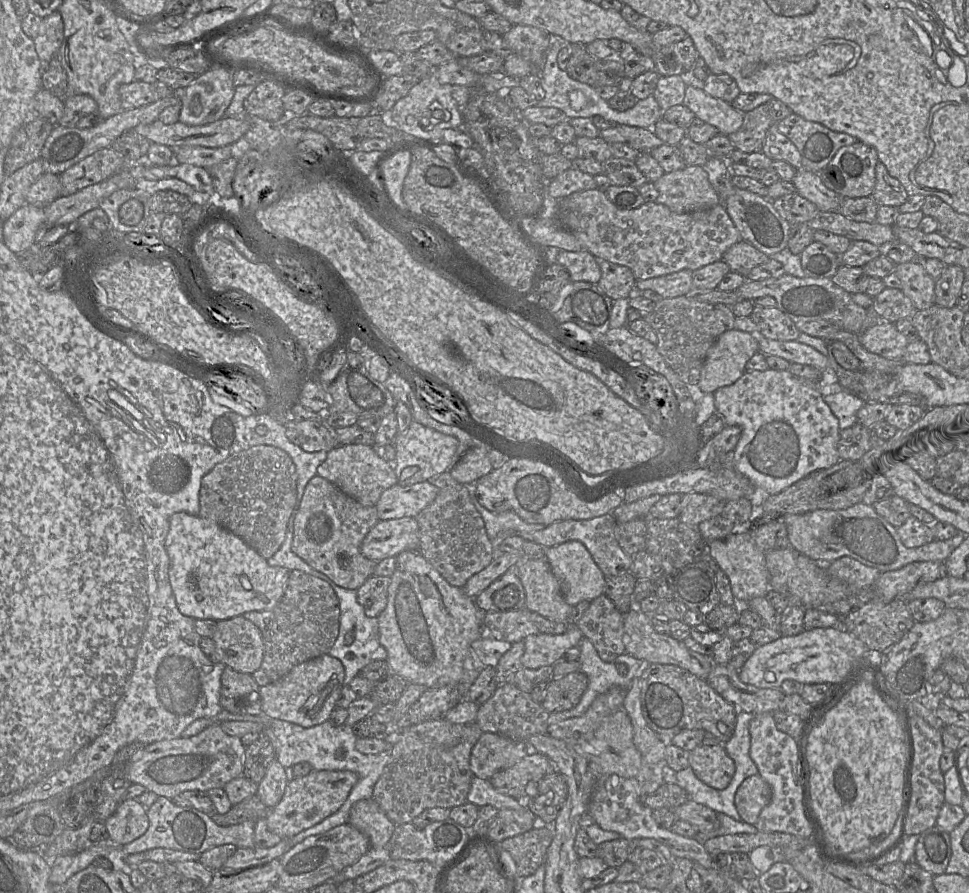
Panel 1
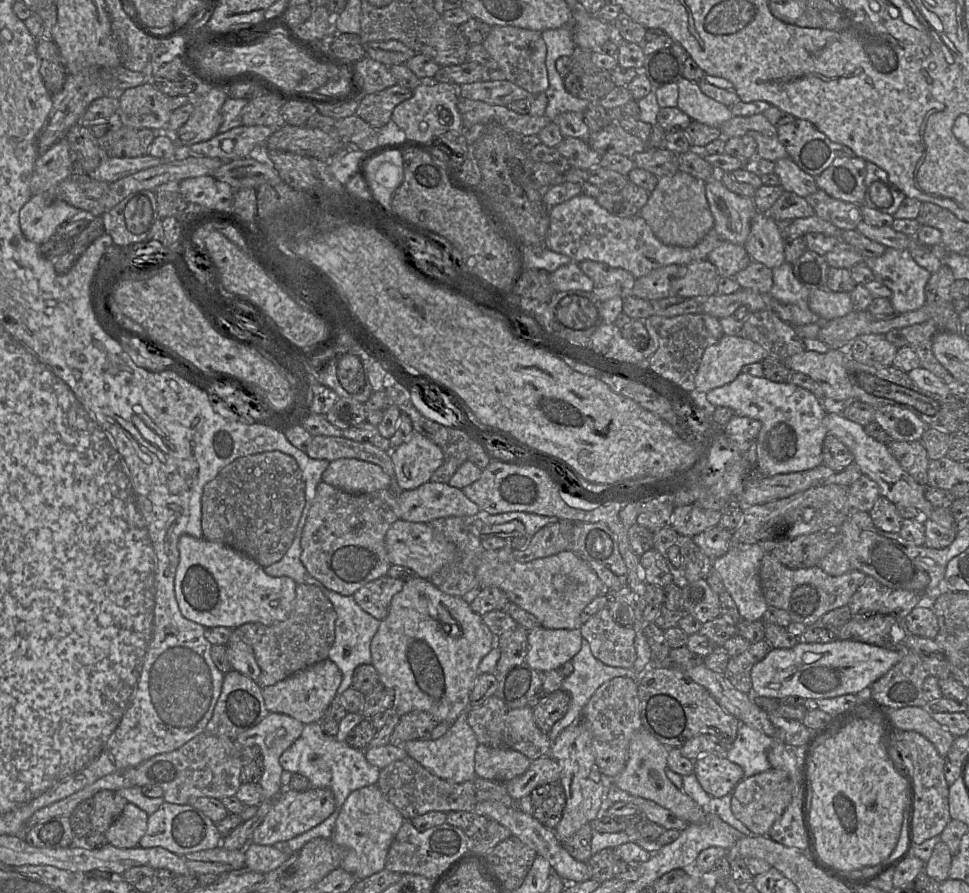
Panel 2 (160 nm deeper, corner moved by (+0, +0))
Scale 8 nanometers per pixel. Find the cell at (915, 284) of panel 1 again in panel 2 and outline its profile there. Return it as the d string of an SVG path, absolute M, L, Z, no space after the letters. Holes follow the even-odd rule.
M887 248L884 254L864 260L878 280L891 290L890 301L895 313L904 313L921 308L926 303L925 287L931 273L919 266L908 249Z

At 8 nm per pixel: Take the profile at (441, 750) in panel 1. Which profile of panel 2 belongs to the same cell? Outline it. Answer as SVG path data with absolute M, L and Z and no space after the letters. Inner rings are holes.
M410 756L394 761L381 769L376 785L405 820L410 820L431 811L445 813L450 811L473 812L476 805L473 780L459 784L448 782L430 773Z

